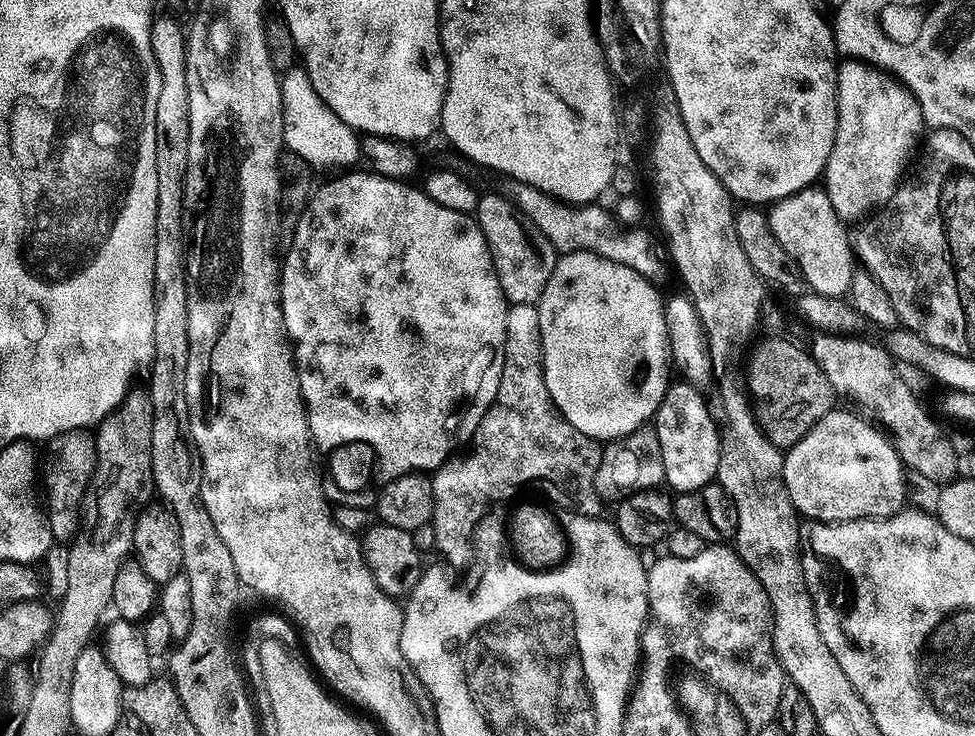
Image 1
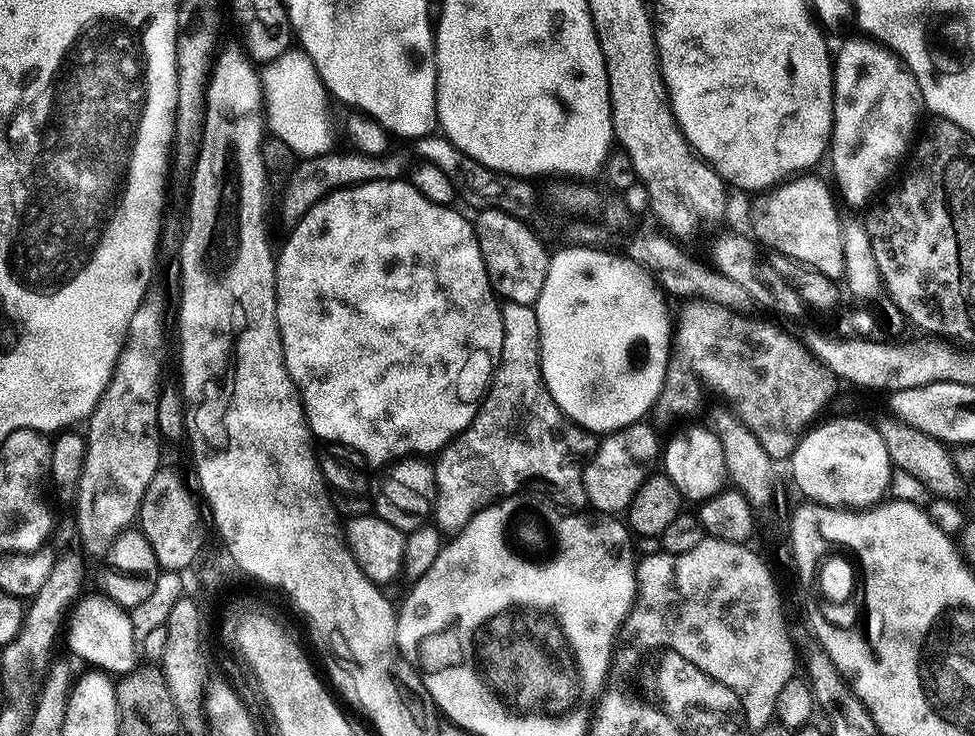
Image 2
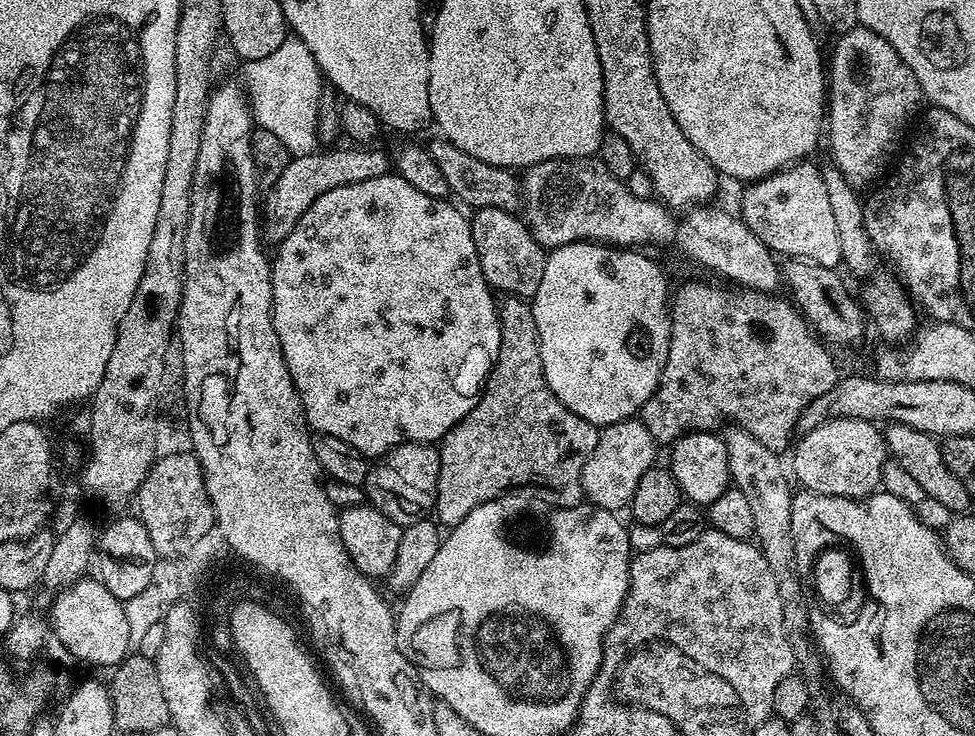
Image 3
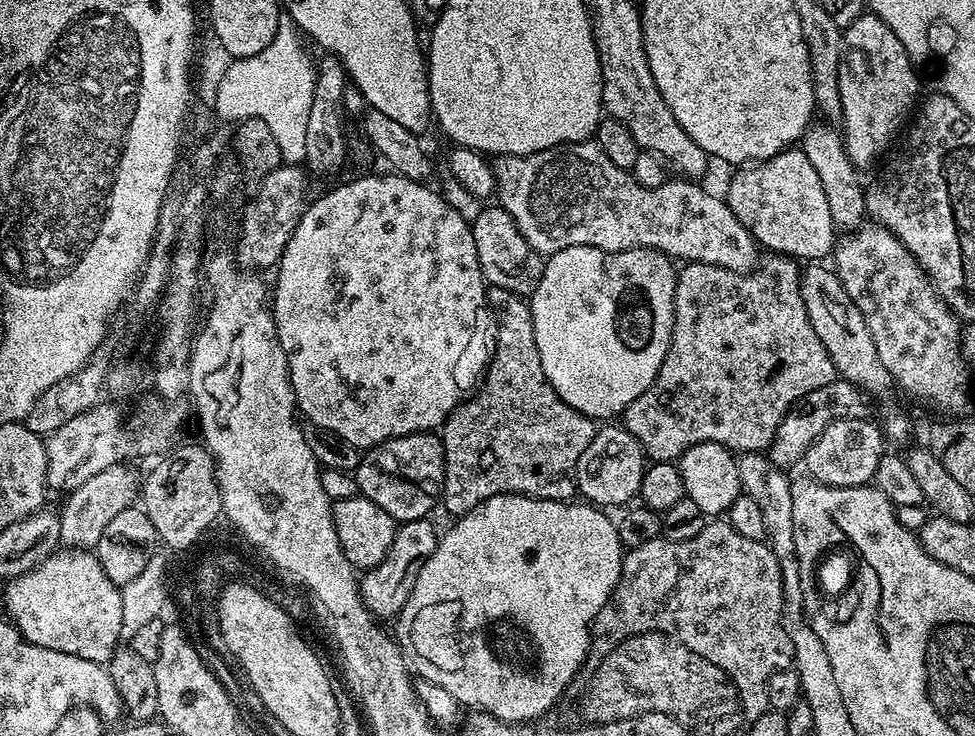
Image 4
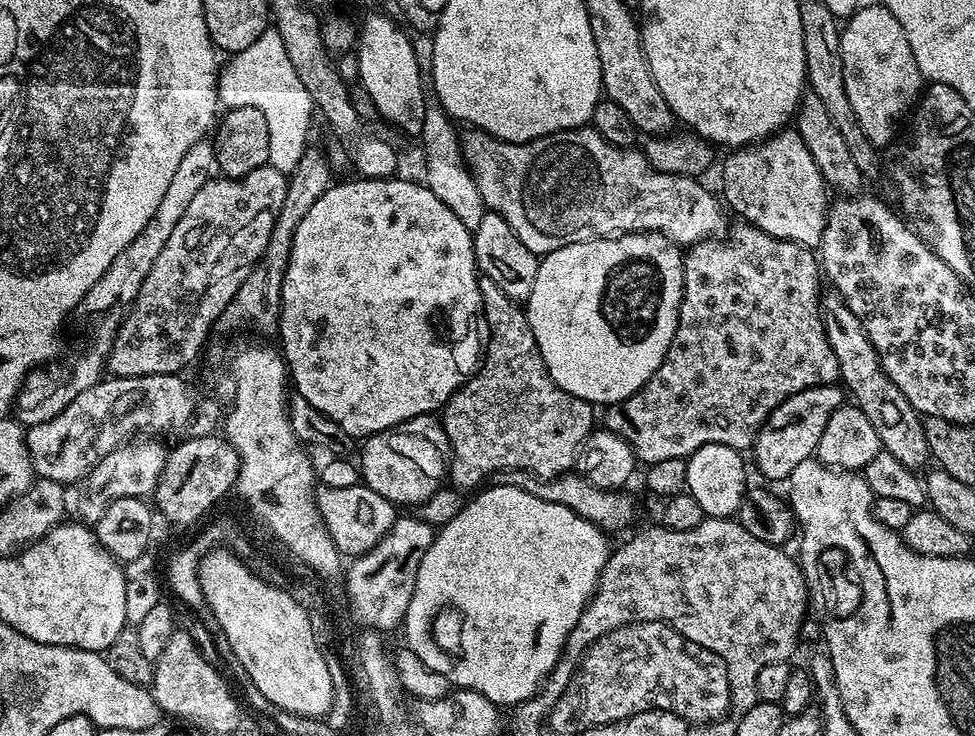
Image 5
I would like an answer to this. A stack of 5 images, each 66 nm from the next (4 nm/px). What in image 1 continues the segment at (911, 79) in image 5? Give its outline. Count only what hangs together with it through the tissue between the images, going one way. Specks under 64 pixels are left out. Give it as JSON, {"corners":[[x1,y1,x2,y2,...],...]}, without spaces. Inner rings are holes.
{"corners":[[859,58,845,59,837,67,834,150,824,167,822,187,840,220,863,221,896,193,925,132,920,103,891,72]]}

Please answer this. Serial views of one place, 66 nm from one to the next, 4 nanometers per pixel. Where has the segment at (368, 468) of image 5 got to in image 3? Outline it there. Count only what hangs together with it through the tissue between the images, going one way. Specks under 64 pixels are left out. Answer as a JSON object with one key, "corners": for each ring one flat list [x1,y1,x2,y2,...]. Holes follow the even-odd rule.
{"corners":[[399,444,369,467,362,485,367,503,401,526,427,520,436,506,439,469,440,454,433,445]]}

